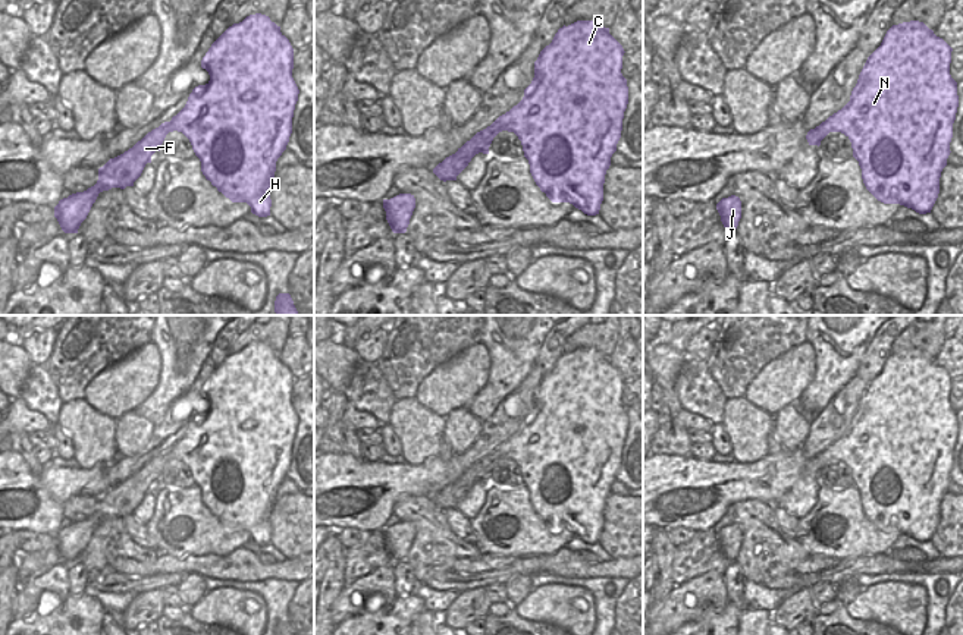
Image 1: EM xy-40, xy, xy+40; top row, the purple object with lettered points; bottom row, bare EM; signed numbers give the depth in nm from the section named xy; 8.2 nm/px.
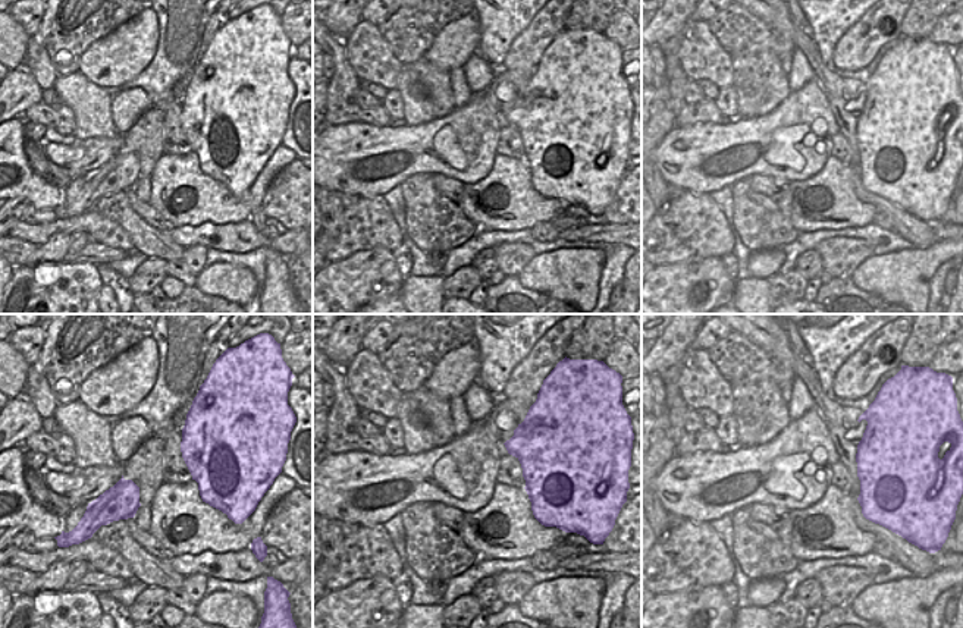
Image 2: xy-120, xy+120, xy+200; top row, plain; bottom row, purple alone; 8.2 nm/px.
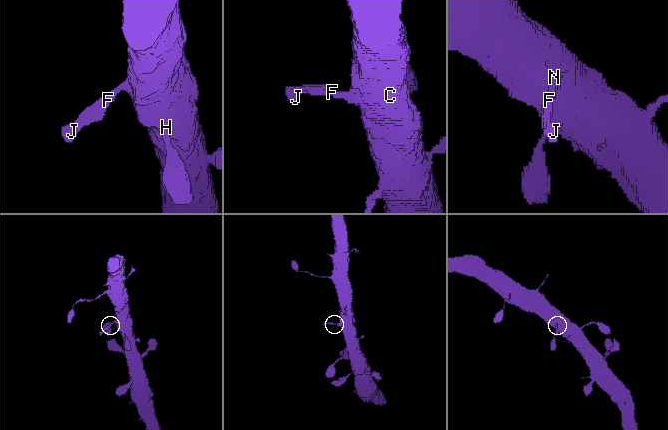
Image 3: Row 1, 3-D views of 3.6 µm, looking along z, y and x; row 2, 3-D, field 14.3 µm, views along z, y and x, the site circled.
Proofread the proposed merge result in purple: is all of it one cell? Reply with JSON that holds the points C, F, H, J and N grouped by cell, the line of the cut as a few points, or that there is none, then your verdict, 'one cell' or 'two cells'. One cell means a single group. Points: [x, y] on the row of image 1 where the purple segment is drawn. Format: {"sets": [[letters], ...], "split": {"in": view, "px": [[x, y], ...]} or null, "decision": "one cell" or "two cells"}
{"sets": [["C", "F", "H", "J", "N"]], "split": null, "decision": "one cell"}

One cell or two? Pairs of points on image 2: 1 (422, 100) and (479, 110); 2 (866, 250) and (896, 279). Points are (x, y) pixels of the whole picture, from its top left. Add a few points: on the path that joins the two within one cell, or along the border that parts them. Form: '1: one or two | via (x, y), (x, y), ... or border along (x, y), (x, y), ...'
1: two | border along (433, 119), (407, 125)
2: two | border along (872, 254), (849, 278)

